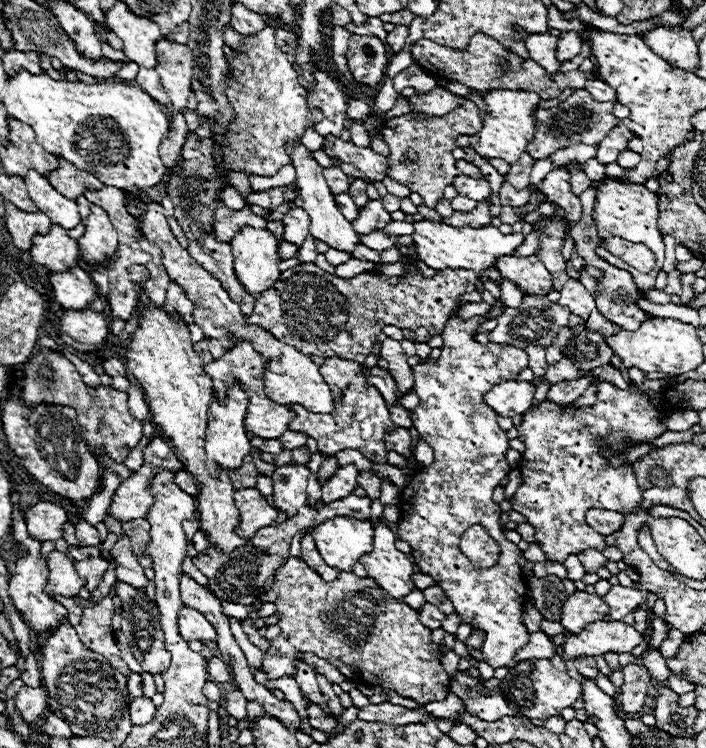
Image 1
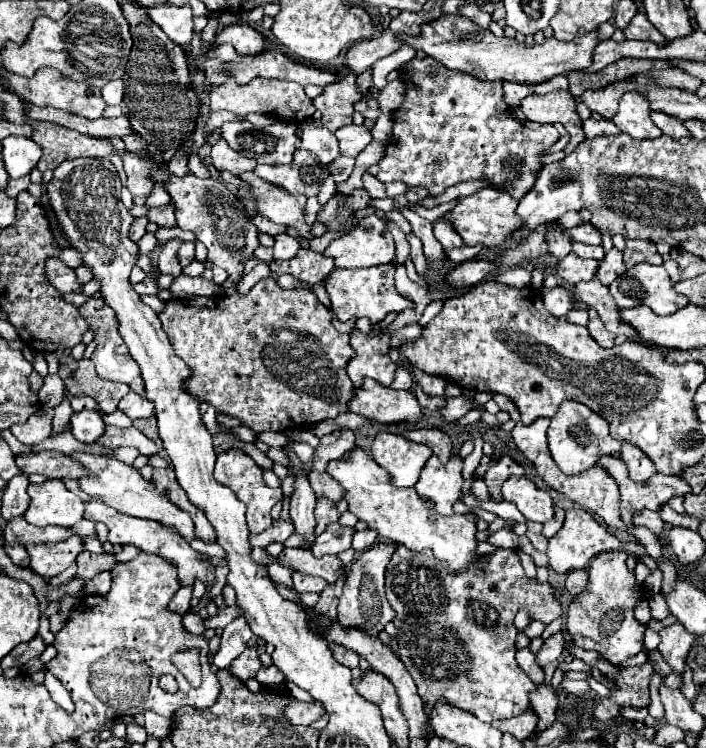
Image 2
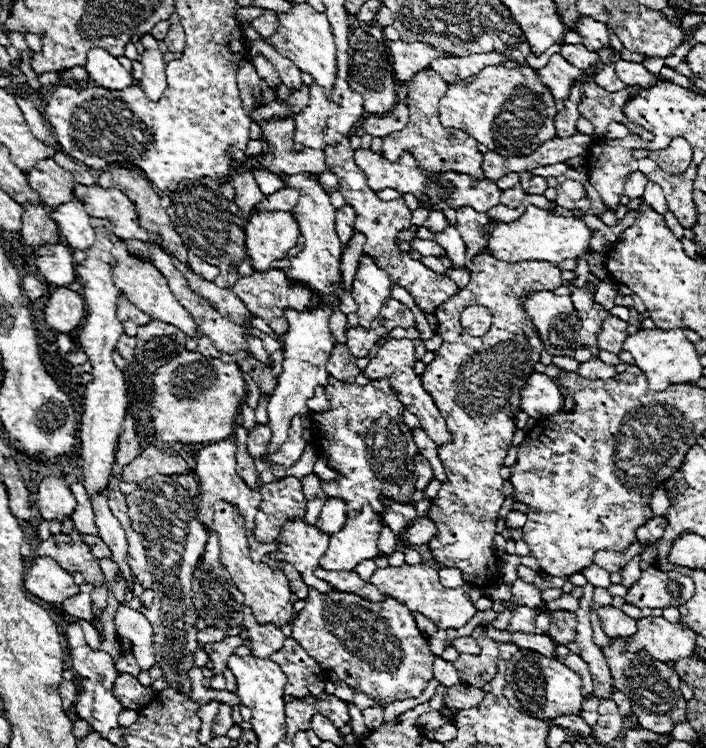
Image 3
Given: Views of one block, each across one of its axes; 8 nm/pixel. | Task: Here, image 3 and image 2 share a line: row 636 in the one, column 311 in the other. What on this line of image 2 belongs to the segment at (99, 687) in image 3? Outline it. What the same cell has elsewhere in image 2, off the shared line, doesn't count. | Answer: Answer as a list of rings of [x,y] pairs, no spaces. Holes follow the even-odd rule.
[[[194,34],[194,46],[192,46],[192,56],[194,62],[198,66],[204,66],[206,70],[206,80],[208,84],[222,84],[228,78],[234,78],[238,84],[246,84],[254,78],[276,78],[276,80],[292,80],[298,82],[300,86],[308,86],[308,84],[316,84],[316,86],[328,86],[330,82],[338,82],[338,76],[328,72],[328,70],[320,70],[314,66],[304,66],[298,64],[294,60],[290,60],[286,54],[282,54],[278,48],[268,48],[264,50],[264,54],[256,54],[256,56],[240,56],[236,54],[236,50],[230,44],[222,44],[218,48],[210,48],[208,52],[200,50],[200,38]]]

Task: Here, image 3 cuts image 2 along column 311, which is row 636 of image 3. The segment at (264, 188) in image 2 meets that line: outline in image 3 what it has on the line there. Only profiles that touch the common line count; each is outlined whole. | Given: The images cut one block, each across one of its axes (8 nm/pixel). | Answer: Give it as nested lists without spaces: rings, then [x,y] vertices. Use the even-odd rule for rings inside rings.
[[[226,636],[220,642],[210,642],[204,646],[204,650],[208,652],[212,664],[214,664],[214,674],[222,674],[222,670],[226,668],[226,662],[230,658],[230,654],[234,652],[234,648],[242,646],[242,638],[240,636]]]

